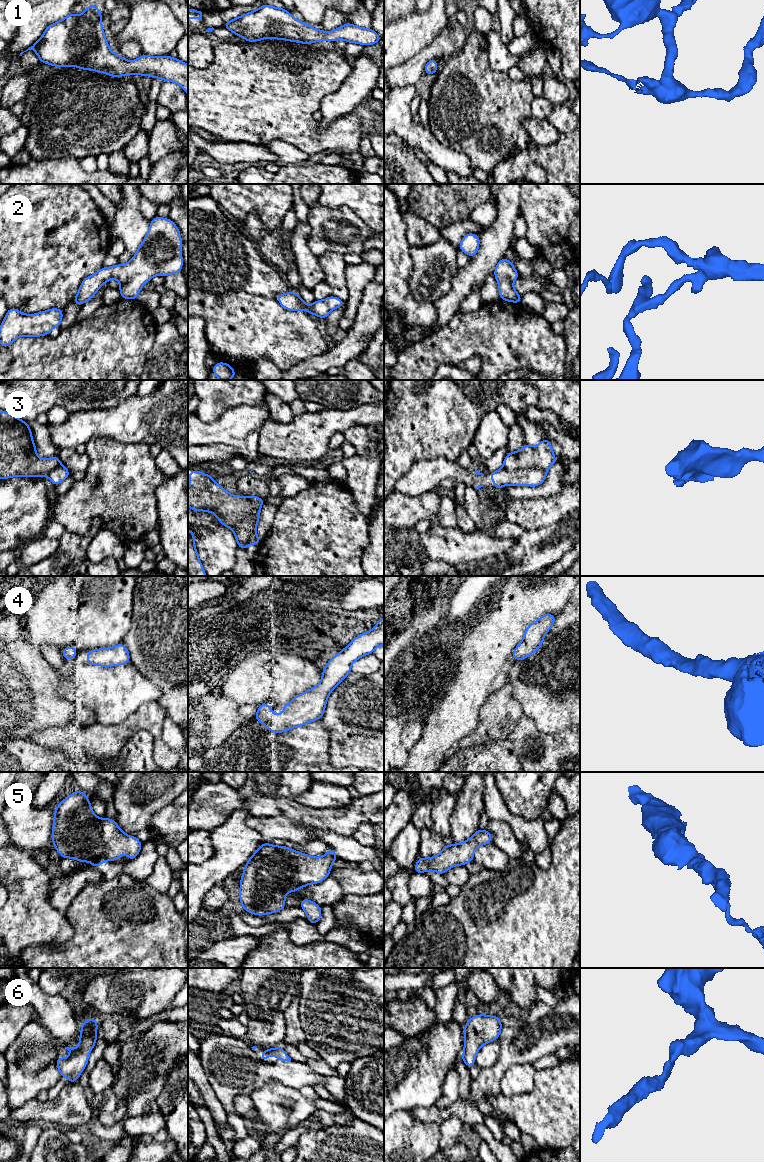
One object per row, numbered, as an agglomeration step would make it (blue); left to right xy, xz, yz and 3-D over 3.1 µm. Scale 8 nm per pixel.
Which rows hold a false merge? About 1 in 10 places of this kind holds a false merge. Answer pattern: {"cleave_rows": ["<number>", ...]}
{"cleave_rows": ["3"]}

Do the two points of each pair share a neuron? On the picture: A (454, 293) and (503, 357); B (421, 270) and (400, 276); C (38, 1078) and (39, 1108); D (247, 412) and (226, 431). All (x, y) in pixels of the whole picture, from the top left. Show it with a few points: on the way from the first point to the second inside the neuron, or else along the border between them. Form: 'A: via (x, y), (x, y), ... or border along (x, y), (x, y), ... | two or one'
A: border along (458, 310), (447, 323), (441, 326) | two
B: border along (409, 250), (411, 256), (409, 290), (413, 296) | two
C: border along (36, 1097), (15, 1109) | two
D: via (242, 417), (231, 428) | one

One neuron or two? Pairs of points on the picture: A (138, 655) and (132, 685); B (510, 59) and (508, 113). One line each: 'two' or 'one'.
A: two
B: two

